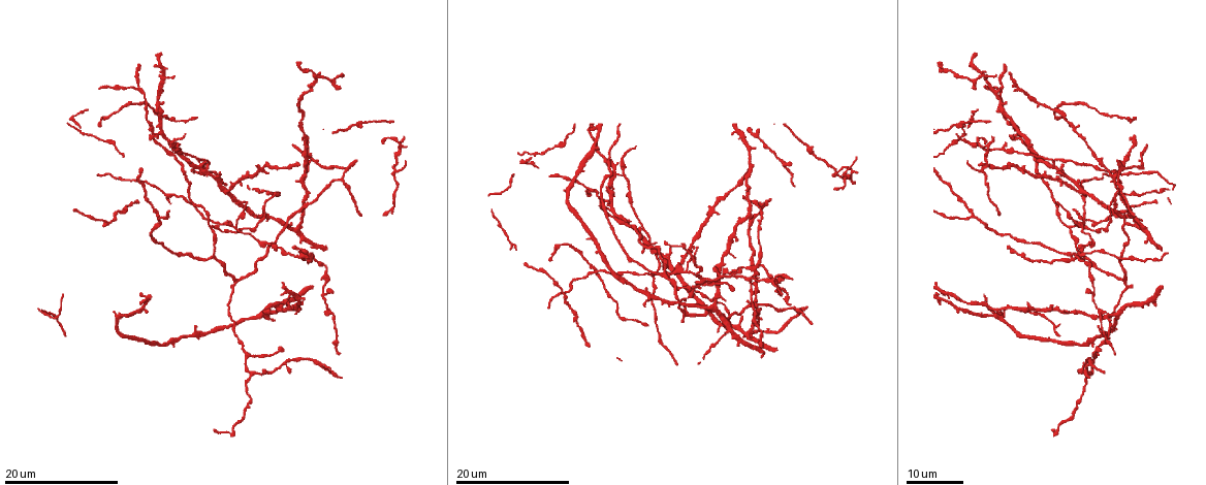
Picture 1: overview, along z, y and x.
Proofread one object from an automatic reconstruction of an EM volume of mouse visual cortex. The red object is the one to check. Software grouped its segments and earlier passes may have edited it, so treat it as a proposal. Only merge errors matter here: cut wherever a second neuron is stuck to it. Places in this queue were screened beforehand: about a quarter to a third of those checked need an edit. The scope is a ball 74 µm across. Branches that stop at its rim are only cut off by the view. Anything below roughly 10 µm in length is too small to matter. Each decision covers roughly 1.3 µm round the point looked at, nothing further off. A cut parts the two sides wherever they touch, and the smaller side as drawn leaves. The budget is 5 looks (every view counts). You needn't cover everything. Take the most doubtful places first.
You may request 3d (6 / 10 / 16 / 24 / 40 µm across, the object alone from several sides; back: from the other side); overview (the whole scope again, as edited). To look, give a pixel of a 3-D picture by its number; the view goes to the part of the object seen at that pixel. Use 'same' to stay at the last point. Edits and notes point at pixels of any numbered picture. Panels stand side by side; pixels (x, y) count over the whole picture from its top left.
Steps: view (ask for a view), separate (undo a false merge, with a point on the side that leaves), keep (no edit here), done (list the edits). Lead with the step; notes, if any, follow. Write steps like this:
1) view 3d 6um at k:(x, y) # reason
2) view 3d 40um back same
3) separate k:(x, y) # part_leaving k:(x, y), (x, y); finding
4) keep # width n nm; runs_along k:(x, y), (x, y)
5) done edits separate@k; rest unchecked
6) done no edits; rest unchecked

view 3d 24um at 1:(1052, 165) # looks like a crossing

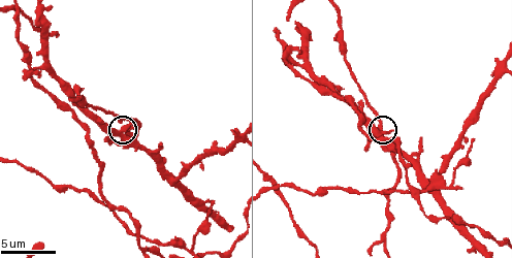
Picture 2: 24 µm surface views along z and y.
view 3d 10um at 2:(382, 131)

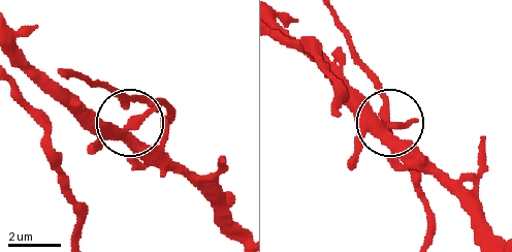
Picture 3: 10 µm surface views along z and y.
keep # width 360 nm; one neuron here

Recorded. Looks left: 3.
view 3d 16um at 2:(153, 240) # side arm on a straight run

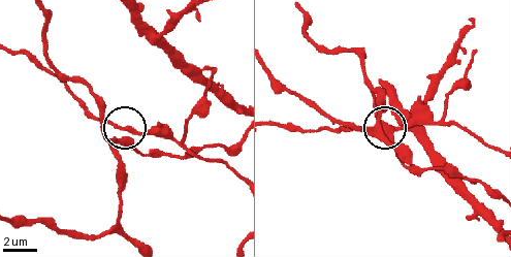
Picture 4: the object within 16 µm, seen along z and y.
keep # width 250 nm; continuous, no second neuron

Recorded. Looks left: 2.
view 3d 10um at 2:(382, 241) # branch point

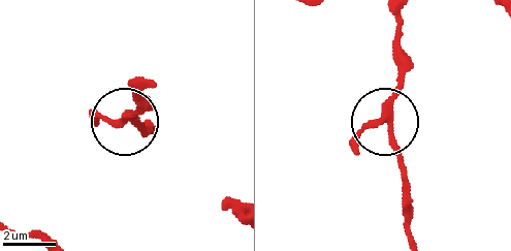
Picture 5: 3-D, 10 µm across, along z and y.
keep # arms 3; runs_along 5:(400, 12), (397, 92), (388, 125), (404, 204); all the same neuron

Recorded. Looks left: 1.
done no edits; rest unchecked

